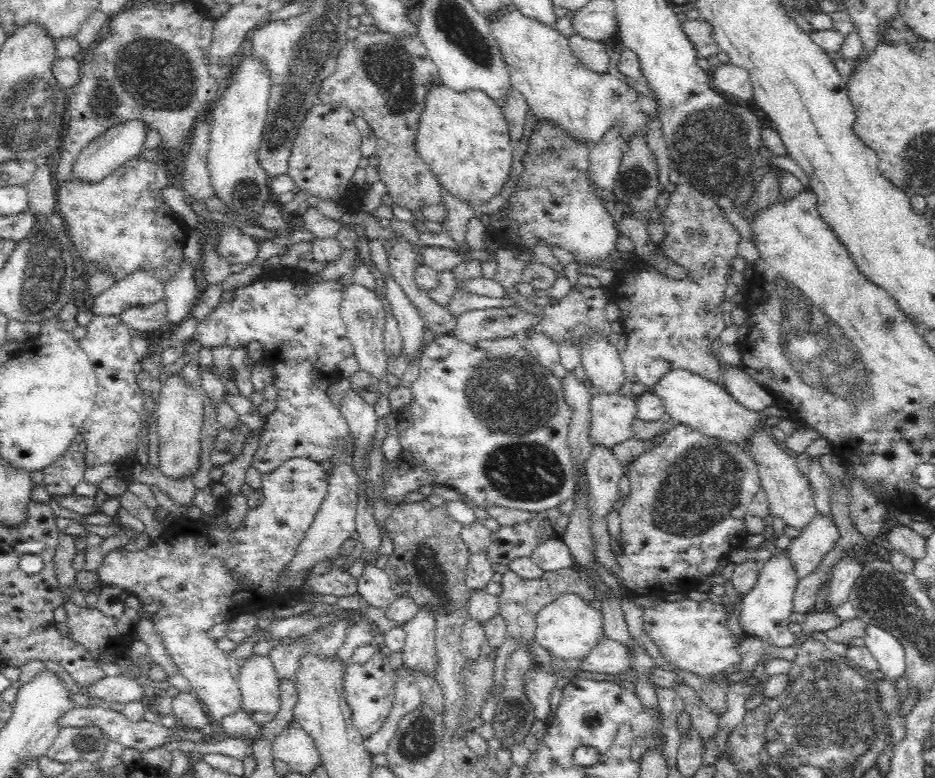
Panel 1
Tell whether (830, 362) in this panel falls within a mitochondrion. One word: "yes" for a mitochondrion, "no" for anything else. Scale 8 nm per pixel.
yes

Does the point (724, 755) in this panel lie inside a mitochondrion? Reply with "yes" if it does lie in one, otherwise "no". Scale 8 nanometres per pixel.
no

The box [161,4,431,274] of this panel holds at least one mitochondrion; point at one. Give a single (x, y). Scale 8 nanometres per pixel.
(312, 48)

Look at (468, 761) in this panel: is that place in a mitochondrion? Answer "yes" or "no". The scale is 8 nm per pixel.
no

